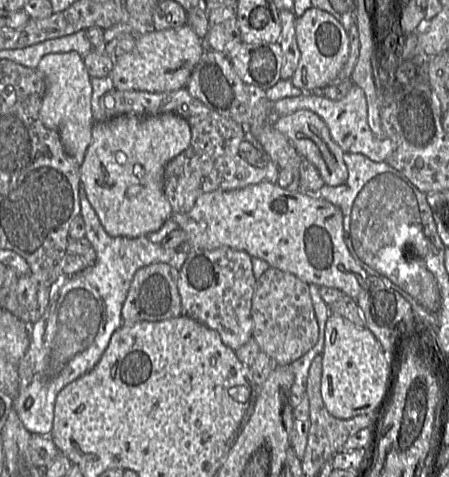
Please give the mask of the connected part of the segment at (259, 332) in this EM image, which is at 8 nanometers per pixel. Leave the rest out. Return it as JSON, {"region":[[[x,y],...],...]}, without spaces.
{"region":[[[270,267],[257,279],[251,316],[252,338],[259,345],[260,352],[267,354],[275,365],[290,365],[316,345],[319,339],[319,325],[309,284],[289,272]]]}

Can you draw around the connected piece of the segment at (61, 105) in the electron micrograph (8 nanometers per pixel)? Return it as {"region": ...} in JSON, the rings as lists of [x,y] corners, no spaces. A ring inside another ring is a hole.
{"region":[[[75,51],[49,53],[41,58],[37,68],[46,81],[46,93],[39,110],[39,118],[44,126],[59,133],[66,153],[80,166],[91,142],[95,123],[91,107],[91,77],[83,56]]]}

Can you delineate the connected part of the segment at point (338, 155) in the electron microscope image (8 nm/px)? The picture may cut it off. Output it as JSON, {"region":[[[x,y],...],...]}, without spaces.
{"region":[[[298,110],[284,116],[273,116],[271,123],[289,140],[302,160],[307,160],[316,167],[324,184],[338,186],[347,180],[344,152],[332,140],[326,124],[317,114],[309,110]]]}

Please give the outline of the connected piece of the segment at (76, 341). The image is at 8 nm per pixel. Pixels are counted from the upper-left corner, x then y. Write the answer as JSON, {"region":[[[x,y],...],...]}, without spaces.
{"region":[[[81,182],[79,197],[80,216],[85,221],[85,237],[96,252],[96,262],[72,277],[62,277],[59,282],[53,283],[43,316],[29,325],[30,345],[17,364],[19,389],[13,400],[13,408],[31,435],[51,435],[58,393],[95,367],[113,333],[123,325],[122,307],[136,272],[157,262],[167,263],[180,270],[189,253],[166,249],[145,236],[126,238],[108,235],[87,200]]]}

